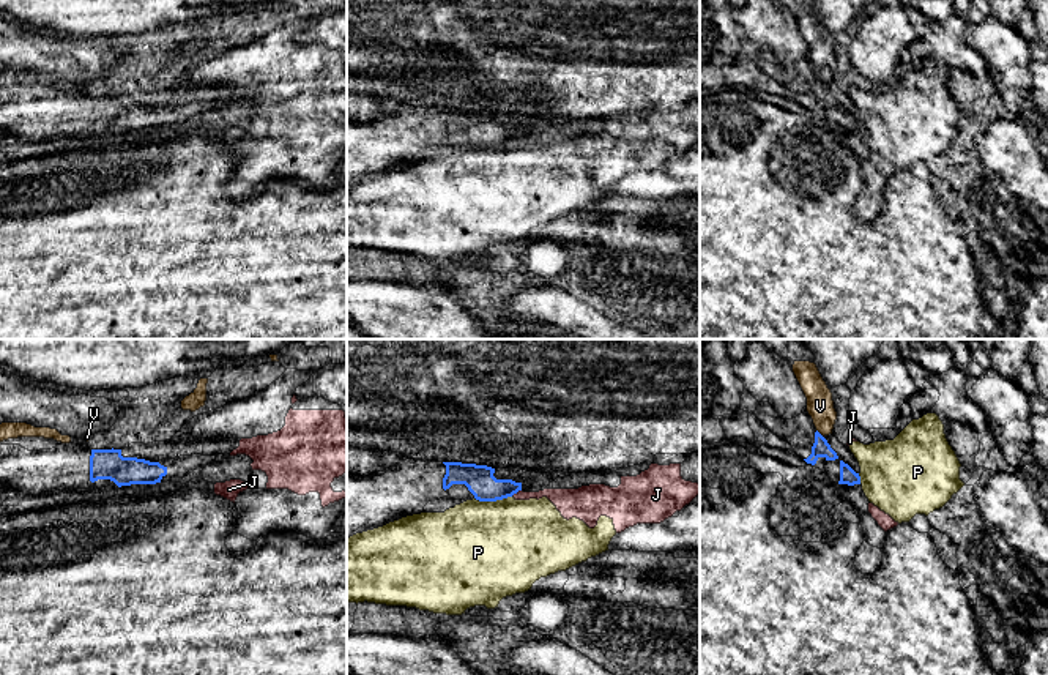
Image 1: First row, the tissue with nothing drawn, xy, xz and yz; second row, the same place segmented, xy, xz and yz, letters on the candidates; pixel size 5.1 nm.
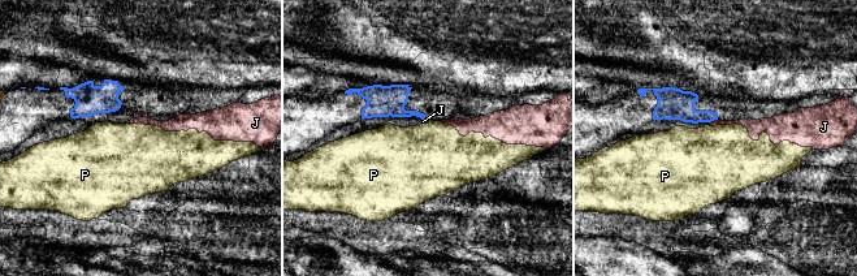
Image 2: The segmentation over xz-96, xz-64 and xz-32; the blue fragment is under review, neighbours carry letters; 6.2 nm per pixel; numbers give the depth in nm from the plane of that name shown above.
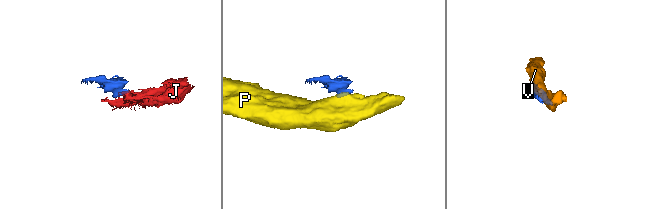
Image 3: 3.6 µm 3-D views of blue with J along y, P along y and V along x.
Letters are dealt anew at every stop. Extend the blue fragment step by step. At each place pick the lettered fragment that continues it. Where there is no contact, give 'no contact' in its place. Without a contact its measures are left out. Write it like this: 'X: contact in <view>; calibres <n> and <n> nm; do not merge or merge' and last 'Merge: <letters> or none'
J: contact in xz; calibres 150 and 110 nm; do not merge
P: contact in xz; calibres 150 and 500 nm; do not merge
V: contact in yz; calibres 90 and 140 nm; do not merge
Merge: none

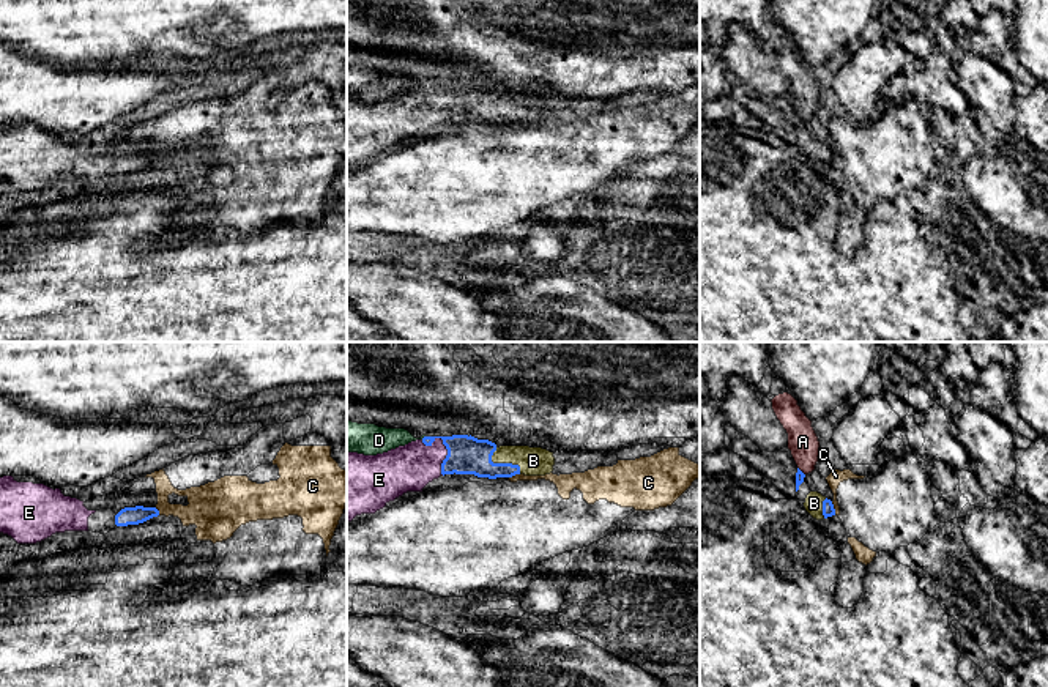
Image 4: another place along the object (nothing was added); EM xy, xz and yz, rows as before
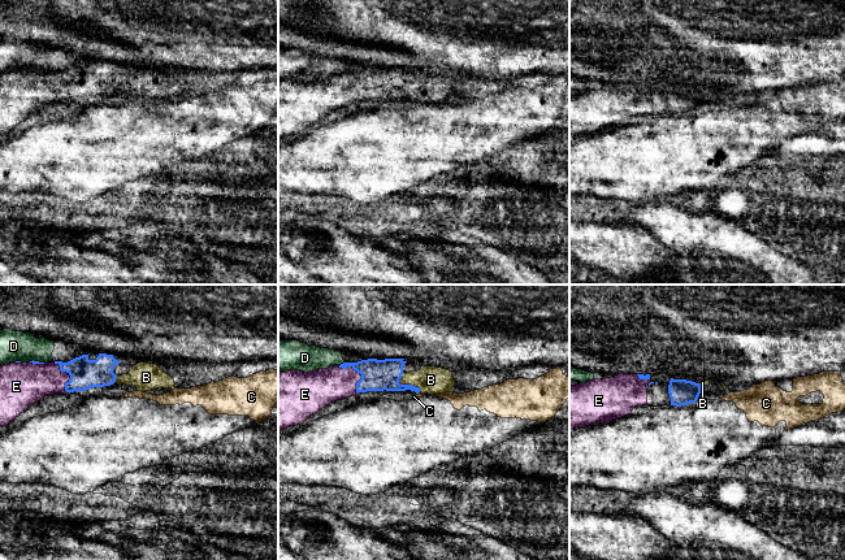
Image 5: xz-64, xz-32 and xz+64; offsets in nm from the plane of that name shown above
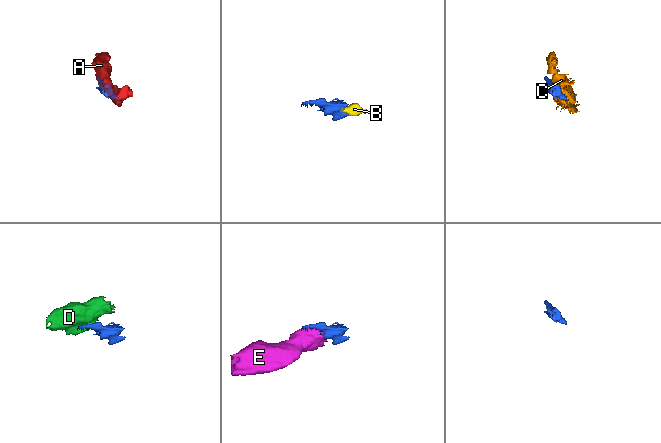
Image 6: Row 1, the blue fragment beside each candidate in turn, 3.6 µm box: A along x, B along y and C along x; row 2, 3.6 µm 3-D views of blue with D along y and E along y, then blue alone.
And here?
A: contact in yz; calibres 50 and 160 nm; do not merge
B: contact in xz; calibres 190 and 140 nm; merge
C: contact in yz; calibres 60 and 70 nm; do not merge
D: no contact; do not merge
E: contact in xz; calibres 190 and 240 nm; merge
Merge: B, E

